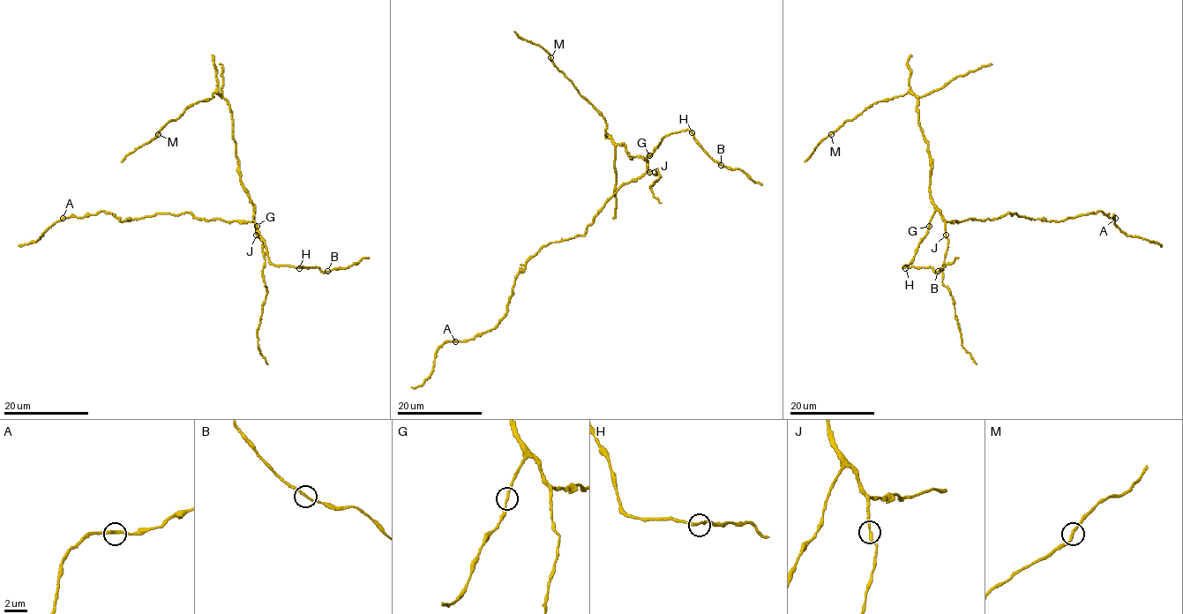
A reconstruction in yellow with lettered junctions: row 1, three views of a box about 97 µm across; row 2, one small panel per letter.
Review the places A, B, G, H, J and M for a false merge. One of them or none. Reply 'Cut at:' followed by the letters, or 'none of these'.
Cut at: none of these

